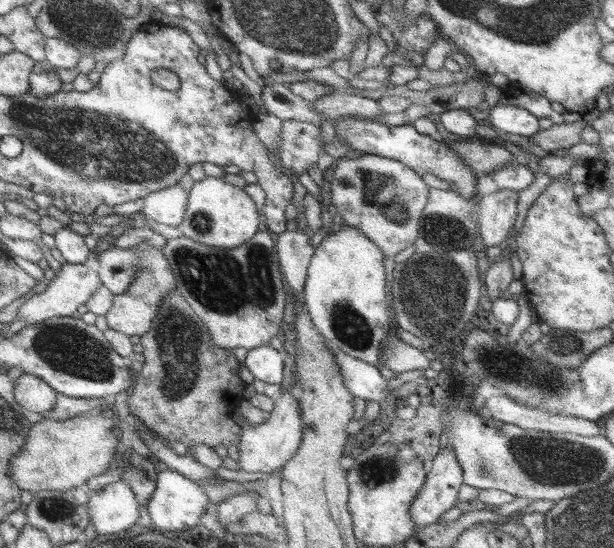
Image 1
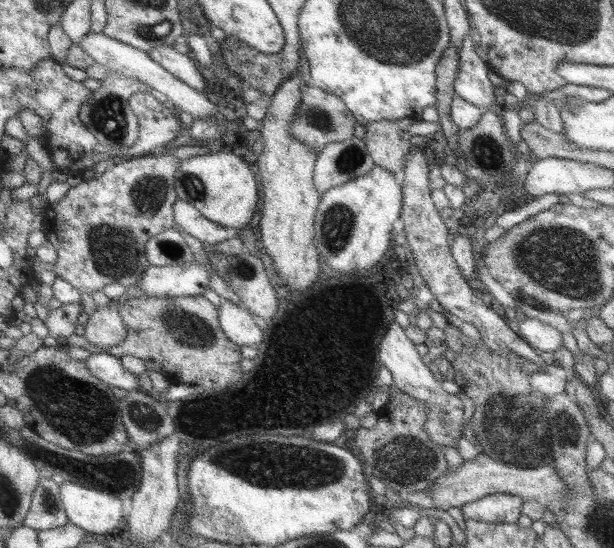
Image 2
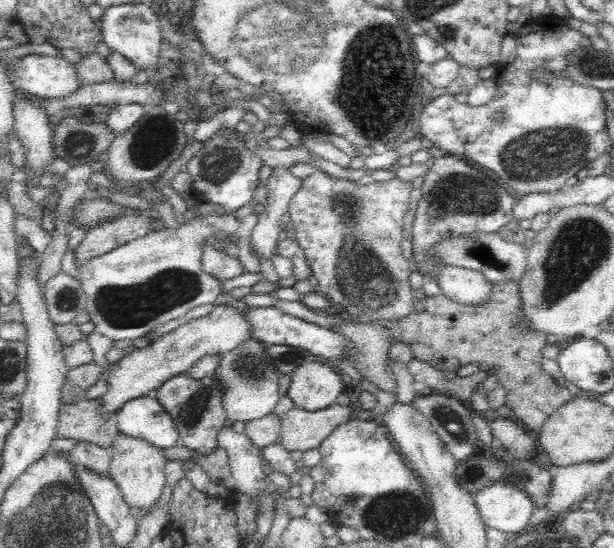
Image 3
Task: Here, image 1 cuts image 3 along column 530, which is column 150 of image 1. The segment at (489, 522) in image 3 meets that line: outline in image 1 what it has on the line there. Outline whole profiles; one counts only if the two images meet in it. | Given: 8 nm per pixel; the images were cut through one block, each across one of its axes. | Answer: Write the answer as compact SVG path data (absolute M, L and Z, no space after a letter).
M161 467L157 476L157 491L146 505L151 523L163 530L187 530L200 524L201 517L211 504L211 498L196 481L182 476L179 472Z

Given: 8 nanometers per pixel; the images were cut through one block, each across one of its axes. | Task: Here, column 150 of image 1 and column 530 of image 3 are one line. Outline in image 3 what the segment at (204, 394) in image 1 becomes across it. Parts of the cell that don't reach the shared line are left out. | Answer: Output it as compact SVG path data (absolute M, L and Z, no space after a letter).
M517 282L492 283L492 298L482 306L464 306L452 302L447 296L424 297L416 299L415 307L408 316L386 324L392 333L392 340L402 340L411 346L413 356L430 364L437 370L458 370L470 362L477 363L480 370L494 374L499 384L506 390L506 405L514 411L514 418L528 431L540 434L540 428L546 420L570 403L575 396L568 386L559 384L542 368L542 350L548 344L547 335L543 332L530 330L520 323L519 312L519 284Z

